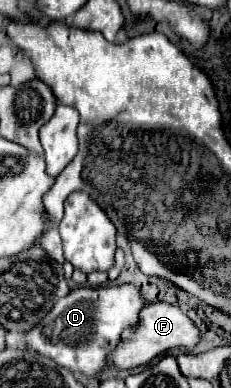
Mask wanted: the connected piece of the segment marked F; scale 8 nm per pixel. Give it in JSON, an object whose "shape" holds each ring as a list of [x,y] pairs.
{"shape":[[[166,302],[146,304],[146,308],[142,308],[138,328],[128,330],[126,334],[122,334],[122,344],[118,346],[118,352],[114,352],[114,356],[110,356],[110,364],[116,364],[116,368],[132,370],[132,368],[150,364],[152,358],[166,352],[168,348],[192,350],[198,342],[200,342],[198,326],[178,306],[166,304]]]}

